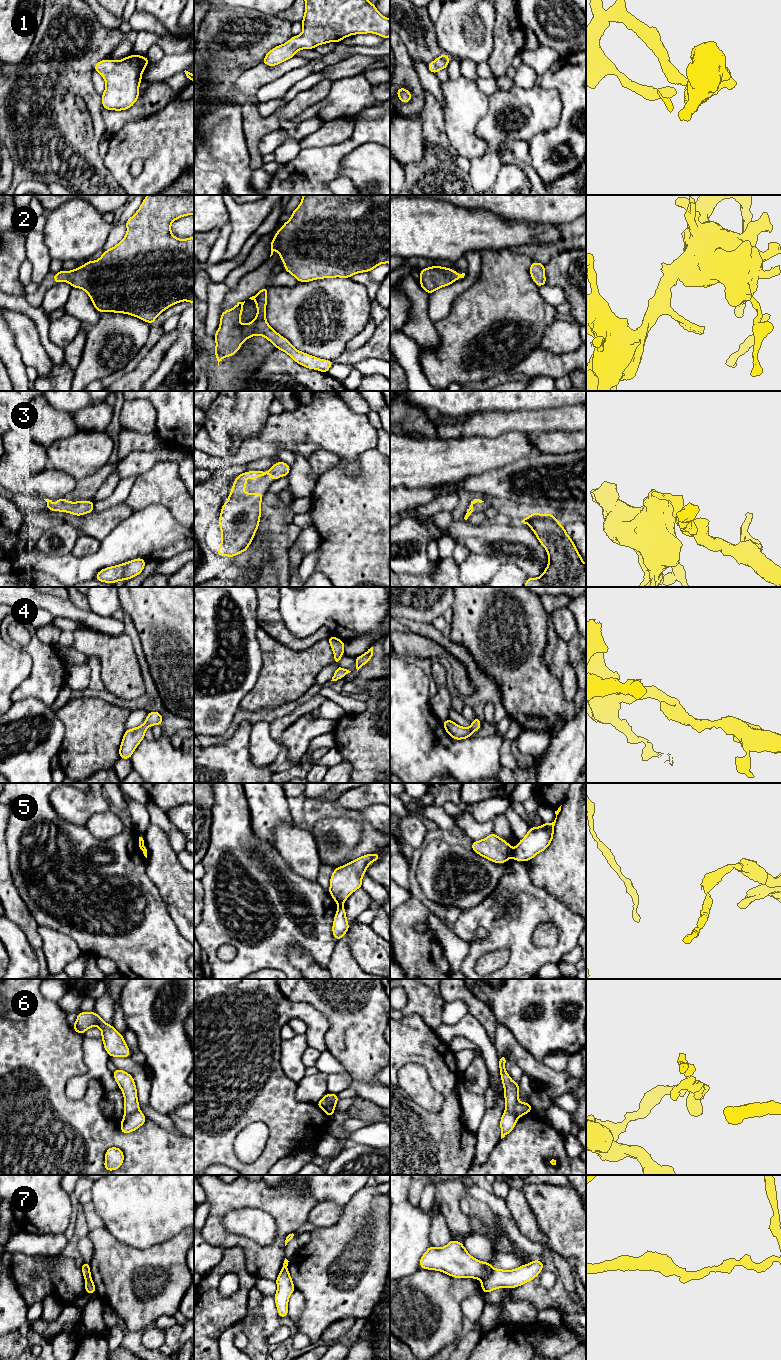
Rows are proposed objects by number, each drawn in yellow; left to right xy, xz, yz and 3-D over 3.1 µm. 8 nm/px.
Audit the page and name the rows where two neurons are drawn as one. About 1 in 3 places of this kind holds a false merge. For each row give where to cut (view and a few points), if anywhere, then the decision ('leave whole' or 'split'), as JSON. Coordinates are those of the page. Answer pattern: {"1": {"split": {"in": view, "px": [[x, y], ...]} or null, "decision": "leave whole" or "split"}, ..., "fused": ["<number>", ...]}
{"1": {"split": null, "decision": "leave whole"}, "2": {"split": null, "decision": "leave whole"}, "3": {"split": null, "decision": "leave whole"}, "4": {"split": null, "decision": "leave whole"}, "5": {"split": {"in": "yz", "px": [[512, 849], [510, 854]]}, "decision": "split"}, "6": {"split": {"in": "xy", "px": [[138, 1108], [124, 1116]]}, "decision": "split"}, "7": {"split": {"in": "yz", "px": [[493, 1268], [482, 1281]]}, "decision": "split"}, "fused": ["5", "6", "7"]}

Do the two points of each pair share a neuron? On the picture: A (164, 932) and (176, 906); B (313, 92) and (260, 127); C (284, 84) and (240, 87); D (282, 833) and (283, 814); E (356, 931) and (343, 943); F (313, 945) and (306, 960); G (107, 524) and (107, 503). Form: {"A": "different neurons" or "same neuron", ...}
{"A": "different neurons", "B": "same neuron", "C": "different neurons", "D": "different neurons", "E": "different neurons", "F": "different neurons", "G": "different neurons"}

